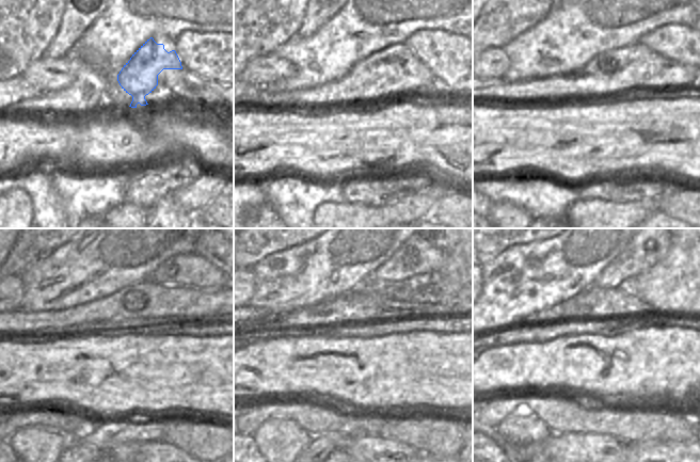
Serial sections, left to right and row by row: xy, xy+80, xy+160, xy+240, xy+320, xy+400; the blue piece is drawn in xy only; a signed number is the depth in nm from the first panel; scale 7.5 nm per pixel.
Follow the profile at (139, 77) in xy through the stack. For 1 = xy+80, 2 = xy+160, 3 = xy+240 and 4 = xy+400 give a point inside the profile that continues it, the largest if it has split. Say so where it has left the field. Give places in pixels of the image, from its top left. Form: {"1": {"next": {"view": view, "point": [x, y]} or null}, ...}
{"1": {"next": {"view": "xy+80", "point": [394, 70]}}, "2": {"next": {"view": "xy+160", "point": [636, 66]}}, "3": {"next": {"view": "xy+240", "point": [144, 302]}}, "4": {"next": {"view": "xy+400", "point": [626, 285]}}}

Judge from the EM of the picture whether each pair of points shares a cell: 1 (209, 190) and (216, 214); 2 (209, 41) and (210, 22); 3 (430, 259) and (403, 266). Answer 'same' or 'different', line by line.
1: different
2: different
3: same

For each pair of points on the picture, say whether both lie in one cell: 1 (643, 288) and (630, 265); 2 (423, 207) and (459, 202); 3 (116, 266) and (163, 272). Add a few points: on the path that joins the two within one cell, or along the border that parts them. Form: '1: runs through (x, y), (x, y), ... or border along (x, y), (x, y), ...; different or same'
1: border along (657, 261), (632, 279); different
2: border along (450, 188), (433, 205), (428, 217); different
3: border along (173, 256), (165, 259), (150, 277); different

